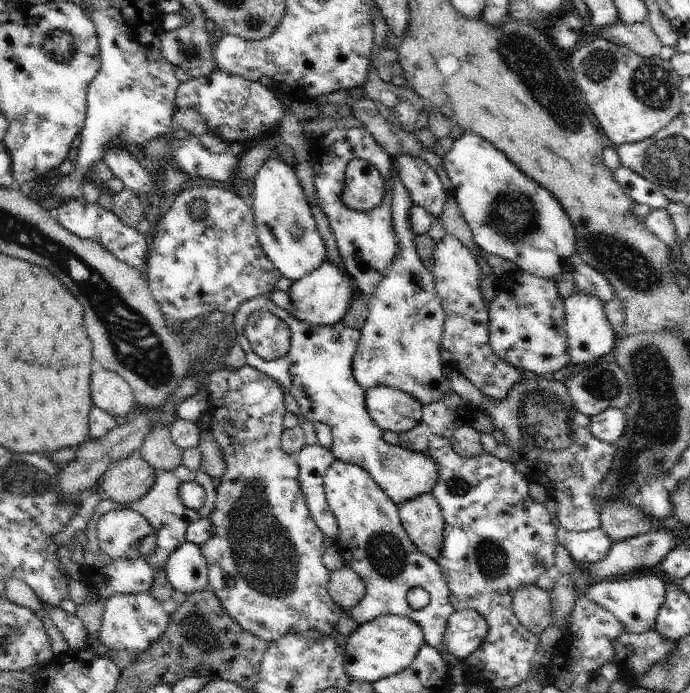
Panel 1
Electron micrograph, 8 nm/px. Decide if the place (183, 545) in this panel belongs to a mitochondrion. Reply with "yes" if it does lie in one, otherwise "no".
no

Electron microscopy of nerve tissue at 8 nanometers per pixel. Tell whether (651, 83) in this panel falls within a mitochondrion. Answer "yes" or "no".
yes

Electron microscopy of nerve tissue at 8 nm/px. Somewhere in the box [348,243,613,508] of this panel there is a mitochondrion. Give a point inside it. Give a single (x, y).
(542, 418)

